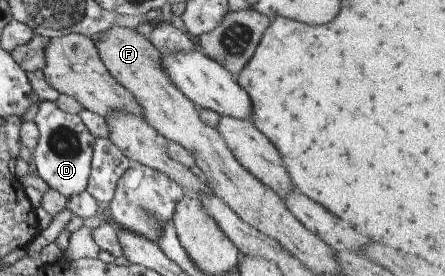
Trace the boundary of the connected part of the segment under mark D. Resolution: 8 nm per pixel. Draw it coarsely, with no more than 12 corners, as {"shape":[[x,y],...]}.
{"shape":[[38,103],[36,174],[85,191],[94,137],[77,114]]}

